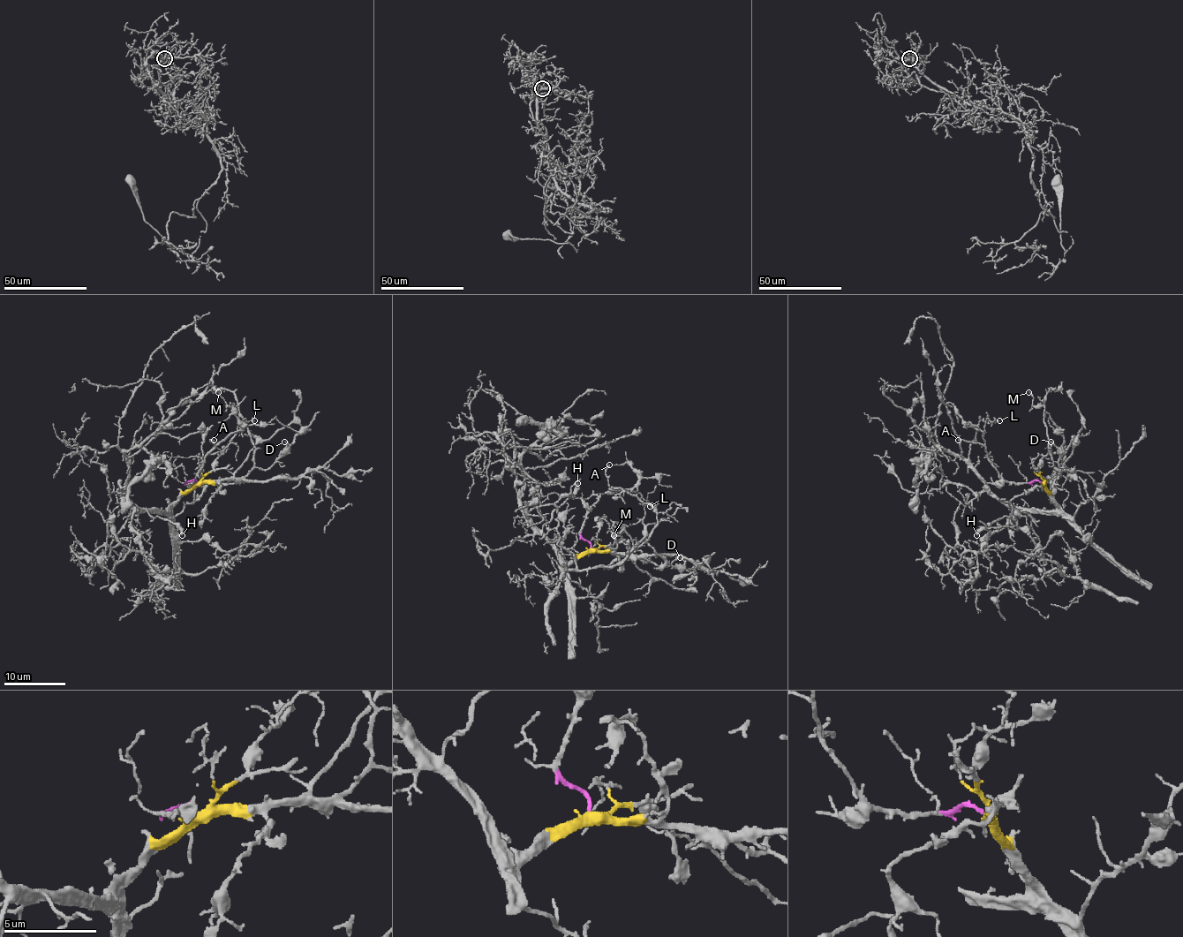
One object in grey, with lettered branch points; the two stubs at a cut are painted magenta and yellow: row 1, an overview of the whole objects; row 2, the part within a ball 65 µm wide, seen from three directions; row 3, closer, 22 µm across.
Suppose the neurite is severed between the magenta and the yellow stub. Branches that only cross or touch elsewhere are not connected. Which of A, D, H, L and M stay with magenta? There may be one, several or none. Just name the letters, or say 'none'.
A, L

